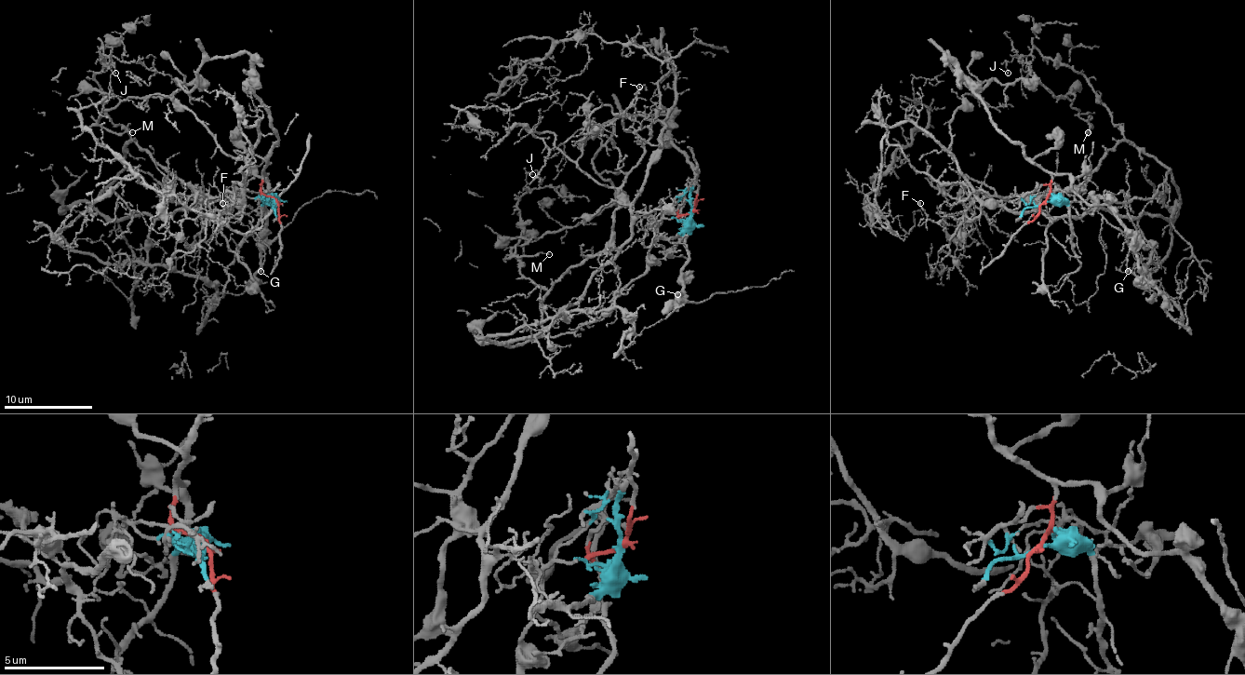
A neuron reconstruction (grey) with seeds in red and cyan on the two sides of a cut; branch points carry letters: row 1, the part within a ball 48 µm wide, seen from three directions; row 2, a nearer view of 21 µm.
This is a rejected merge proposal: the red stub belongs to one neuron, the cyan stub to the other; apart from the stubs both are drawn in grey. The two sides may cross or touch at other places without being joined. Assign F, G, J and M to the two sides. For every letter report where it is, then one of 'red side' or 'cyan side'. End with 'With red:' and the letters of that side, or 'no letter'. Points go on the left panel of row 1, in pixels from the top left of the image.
F: (222, 203) | cyan side
G: (261, 271) | red side
J: (115, 73) | cyan side
M: (132, 132) | red side
With red: G, M

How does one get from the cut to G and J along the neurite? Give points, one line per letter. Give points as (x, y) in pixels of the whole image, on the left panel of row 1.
G: (275, 200), (261, 192), (261, 181), (266, 173), (271, 205), (266, 205), (260, 271)
J: (275, 202), (248, 213), (231, 198), (168, 194), (128, 169), (130, 138), (95, 75), (101, 49), (115, 74)

